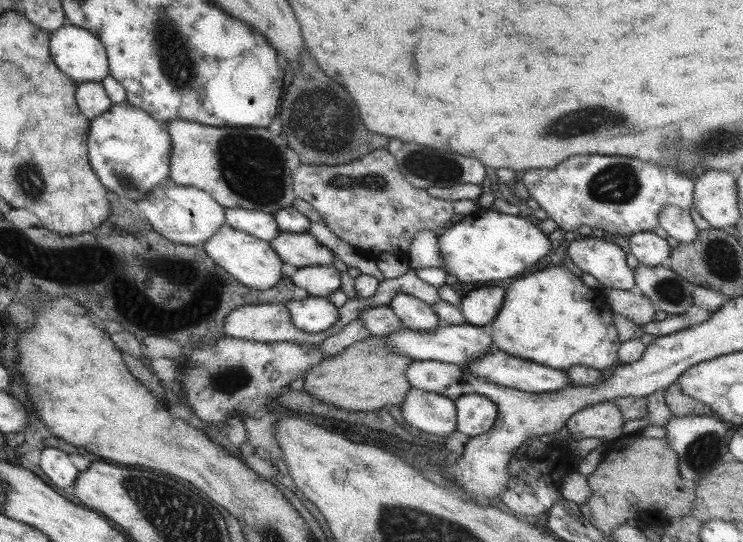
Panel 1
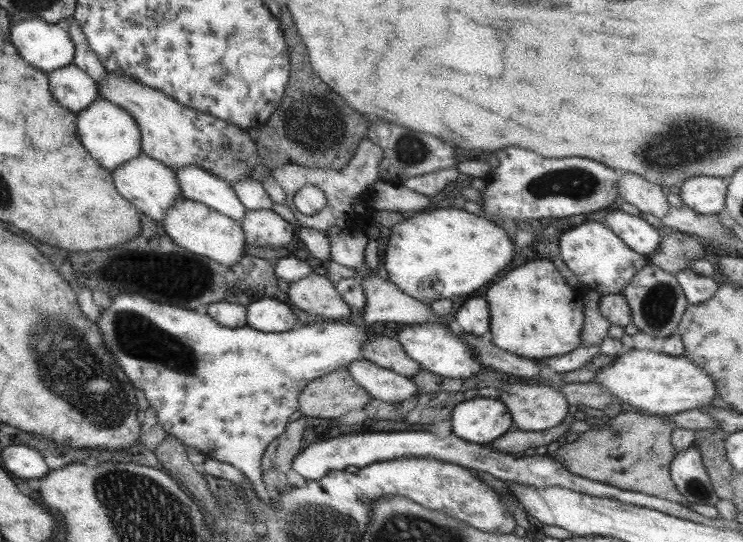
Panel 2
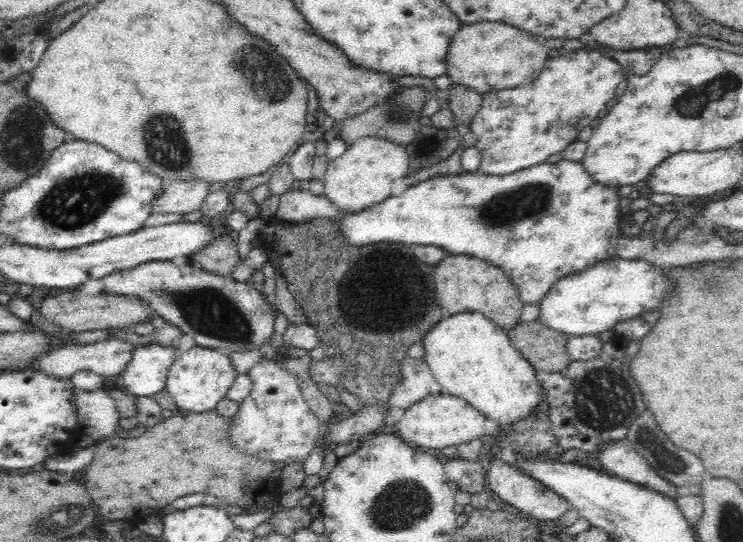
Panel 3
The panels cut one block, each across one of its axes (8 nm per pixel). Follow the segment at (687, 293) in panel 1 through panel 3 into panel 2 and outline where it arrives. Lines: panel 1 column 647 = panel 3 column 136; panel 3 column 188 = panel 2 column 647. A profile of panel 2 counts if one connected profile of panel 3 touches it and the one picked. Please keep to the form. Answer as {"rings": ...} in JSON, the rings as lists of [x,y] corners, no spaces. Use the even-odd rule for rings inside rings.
{"rings":[[[649,263],[643,265],[623,286],[620,294],[630,308],[630,322],[639,332],[650,337],[666,337],[676,334],[678,324],[688,305],[674,275],[659,270]]]}

